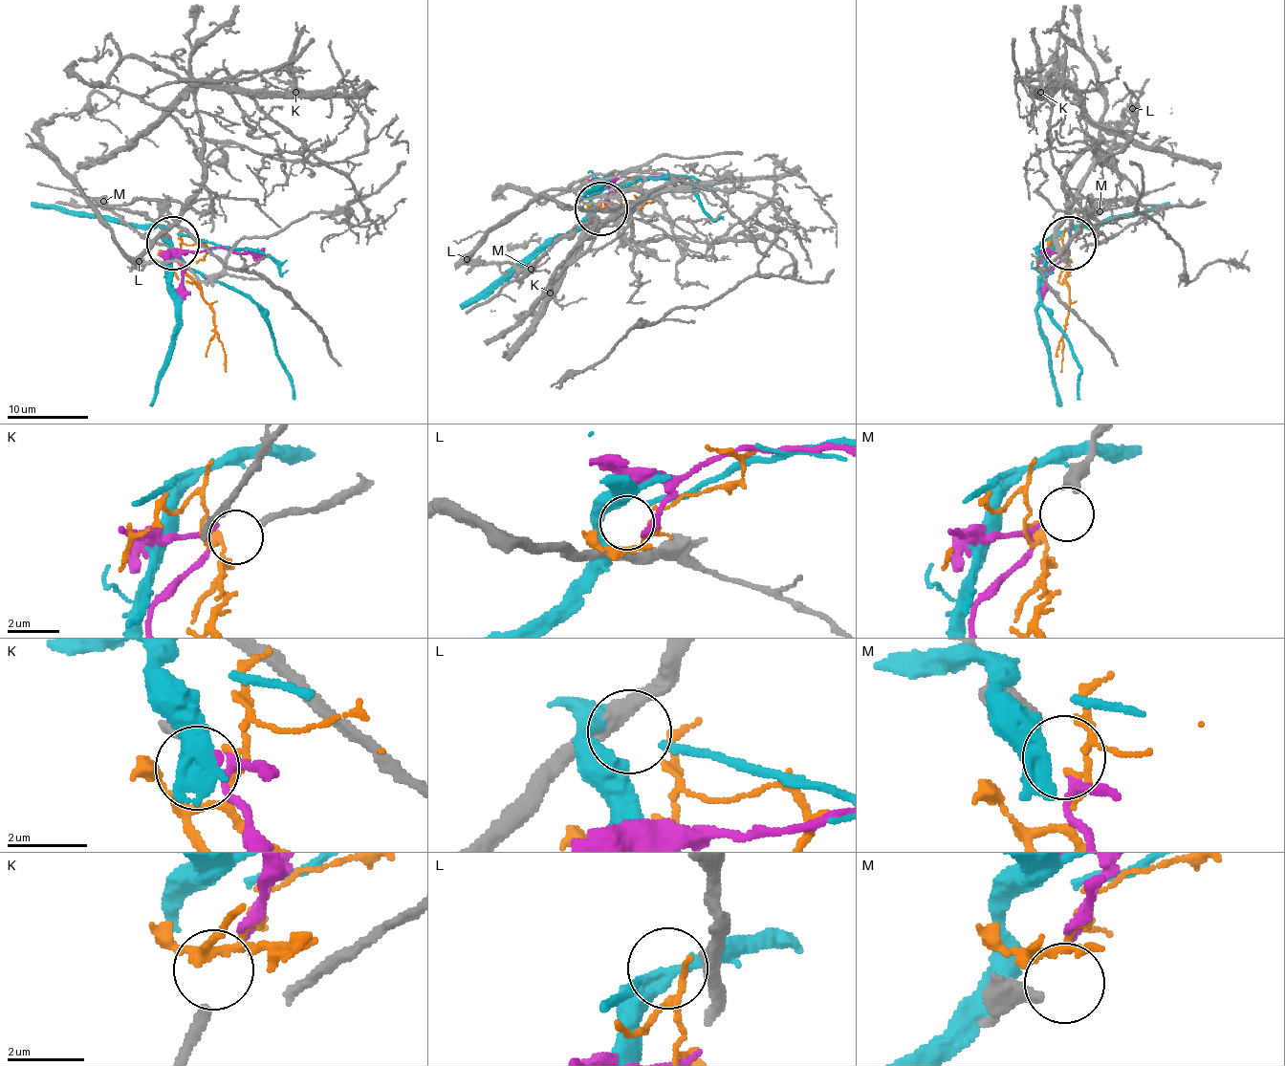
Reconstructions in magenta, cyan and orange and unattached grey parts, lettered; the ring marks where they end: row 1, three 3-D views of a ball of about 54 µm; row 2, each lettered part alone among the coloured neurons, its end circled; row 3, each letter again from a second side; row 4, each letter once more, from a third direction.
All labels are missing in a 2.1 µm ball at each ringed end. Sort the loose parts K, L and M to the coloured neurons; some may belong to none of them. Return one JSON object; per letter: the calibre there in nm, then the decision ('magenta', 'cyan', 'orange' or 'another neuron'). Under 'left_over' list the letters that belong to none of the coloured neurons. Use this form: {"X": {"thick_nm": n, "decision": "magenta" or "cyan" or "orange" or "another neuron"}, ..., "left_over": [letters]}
{"K": {"thick_nm": 240, "decision": "orange"}, "L": {"thick_nm": 400, "decision": "another neuron"}, "M": {"thick_nm": 360, "decision": "magenta"}, "left_over": ["L"]}

